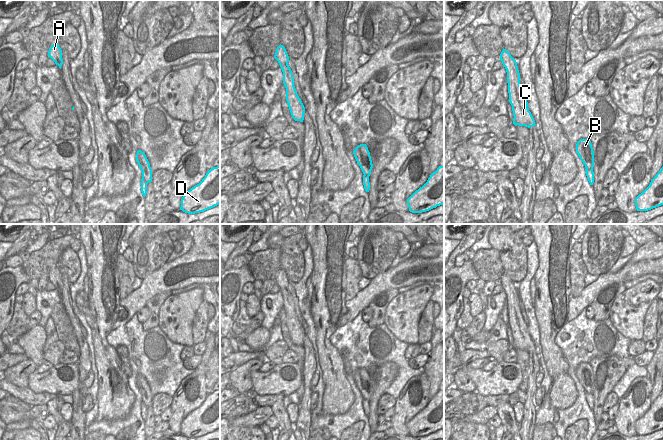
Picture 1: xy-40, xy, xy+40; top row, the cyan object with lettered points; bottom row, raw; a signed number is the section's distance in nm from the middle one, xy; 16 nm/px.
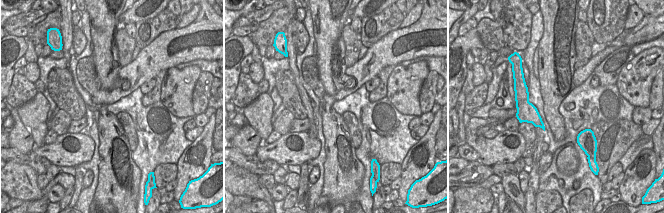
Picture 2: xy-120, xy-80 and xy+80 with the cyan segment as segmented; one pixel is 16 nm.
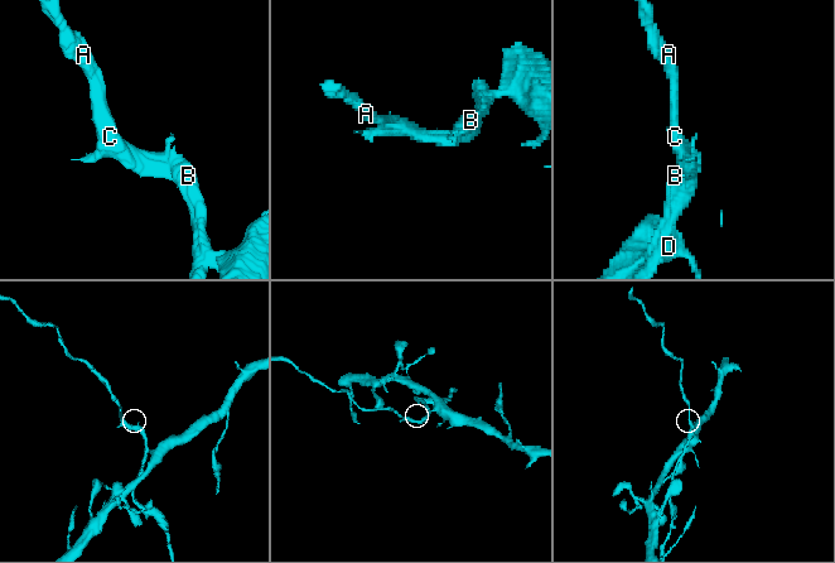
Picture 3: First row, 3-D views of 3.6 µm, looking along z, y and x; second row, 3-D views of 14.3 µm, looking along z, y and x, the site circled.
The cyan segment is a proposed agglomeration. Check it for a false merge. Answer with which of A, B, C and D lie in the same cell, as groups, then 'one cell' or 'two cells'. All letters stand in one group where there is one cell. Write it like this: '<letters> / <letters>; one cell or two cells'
A C / B D; two cells

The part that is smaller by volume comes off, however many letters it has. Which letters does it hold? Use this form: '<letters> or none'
A, C

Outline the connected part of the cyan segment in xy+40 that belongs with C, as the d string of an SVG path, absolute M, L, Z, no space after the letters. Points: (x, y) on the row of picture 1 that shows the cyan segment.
M503 48L500 54L500 60L507 72L507 83L509 102L513 111L513 124L515 126L533 127L535 120L529 111L528 102L525 99L520 86L520 73L516 60L511 54Z

